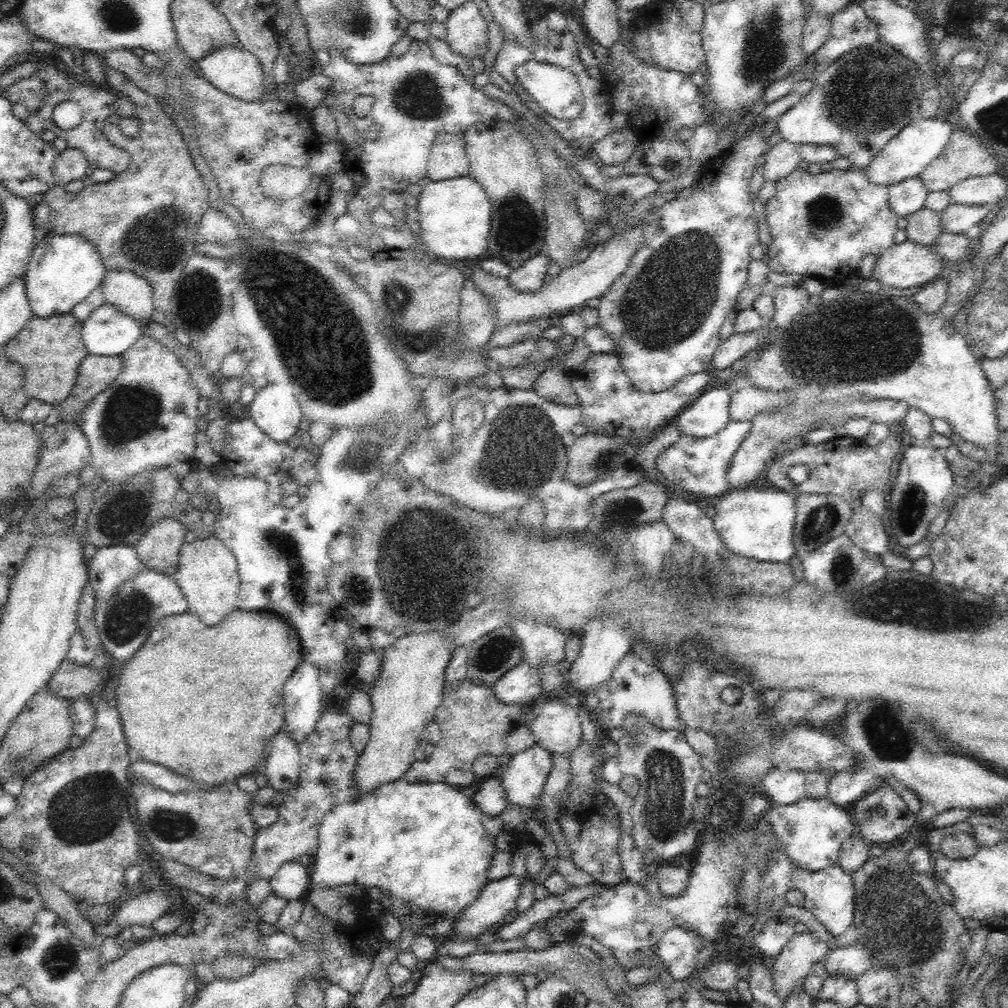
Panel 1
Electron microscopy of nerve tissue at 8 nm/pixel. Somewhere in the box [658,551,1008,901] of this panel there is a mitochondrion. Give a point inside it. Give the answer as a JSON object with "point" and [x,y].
{"point":[901,608]}

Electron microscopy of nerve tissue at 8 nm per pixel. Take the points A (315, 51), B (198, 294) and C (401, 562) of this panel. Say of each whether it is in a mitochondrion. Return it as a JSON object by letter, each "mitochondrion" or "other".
{"A":"other","B":"mitochondrion","C":"mitochondrion"}

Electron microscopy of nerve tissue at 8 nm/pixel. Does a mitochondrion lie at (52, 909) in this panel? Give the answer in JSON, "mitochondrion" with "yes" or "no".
{"mitochondrion":"no"}

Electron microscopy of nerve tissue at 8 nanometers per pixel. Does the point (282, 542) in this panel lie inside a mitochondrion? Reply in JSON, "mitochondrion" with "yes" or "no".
{"mitochondrion":"yes"}

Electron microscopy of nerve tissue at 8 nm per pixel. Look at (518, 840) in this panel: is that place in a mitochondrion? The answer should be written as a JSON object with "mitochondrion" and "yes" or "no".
{"mitochondrion":"no"}

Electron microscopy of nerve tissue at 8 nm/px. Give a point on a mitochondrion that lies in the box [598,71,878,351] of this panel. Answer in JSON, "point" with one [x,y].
{"point":[823,212]}

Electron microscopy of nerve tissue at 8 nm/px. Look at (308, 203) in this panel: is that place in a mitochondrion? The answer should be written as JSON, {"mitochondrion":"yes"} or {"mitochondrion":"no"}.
{"mitochondrion":"no"}

